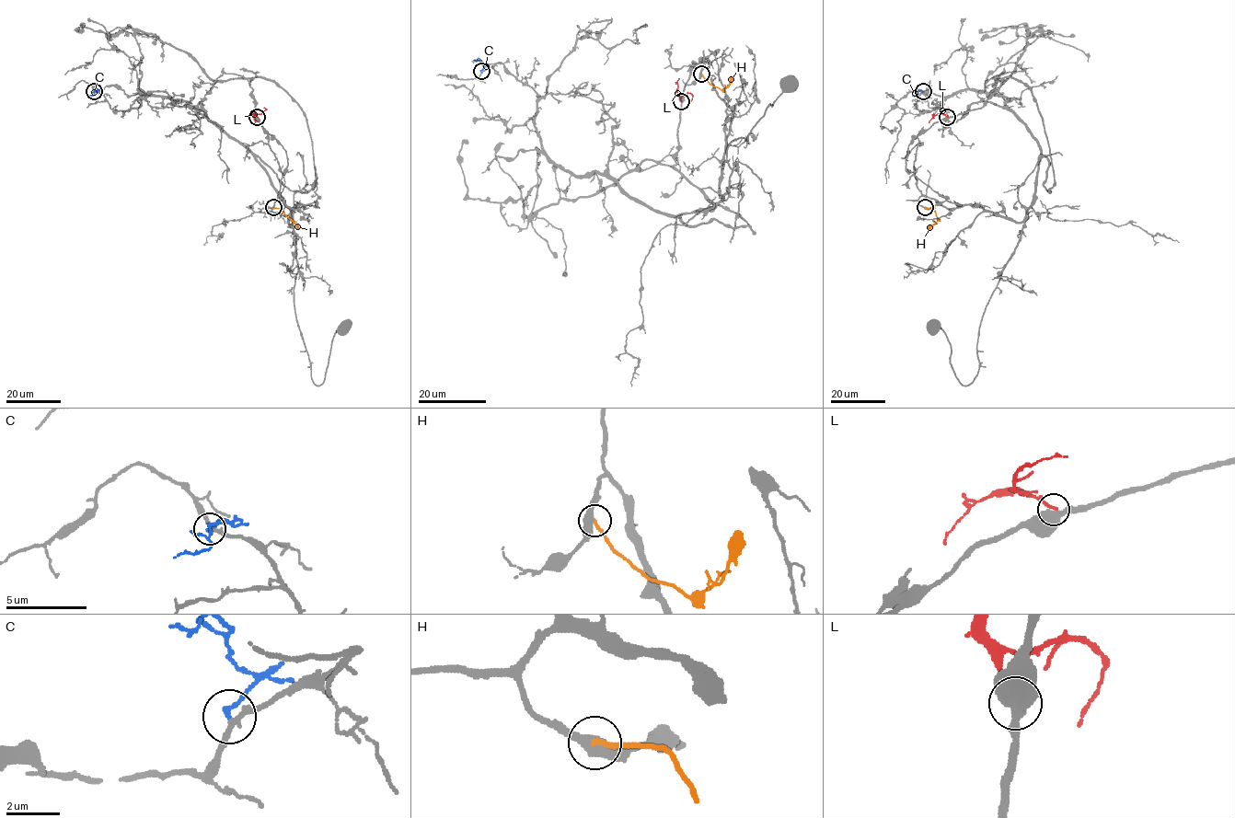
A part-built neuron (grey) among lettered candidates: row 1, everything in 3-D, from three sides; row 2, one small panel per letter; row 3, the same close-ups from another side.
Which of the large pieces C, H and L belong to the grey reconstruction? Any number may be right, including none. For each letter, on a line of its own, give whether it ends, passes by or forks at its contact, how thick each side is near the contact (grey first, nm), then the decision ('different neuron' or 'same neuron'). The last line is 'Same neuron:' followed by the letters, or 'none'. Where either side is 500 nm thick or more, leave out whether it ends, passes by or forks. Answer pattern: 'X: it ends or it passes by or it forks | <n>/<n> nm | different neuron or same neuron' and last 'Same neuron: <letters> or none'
C: it ends | 200/190 nm | different neuron
H: it ends | 460/200 nm | different neuron
L: 600/200 nm | different neuron
Same neuron: none

